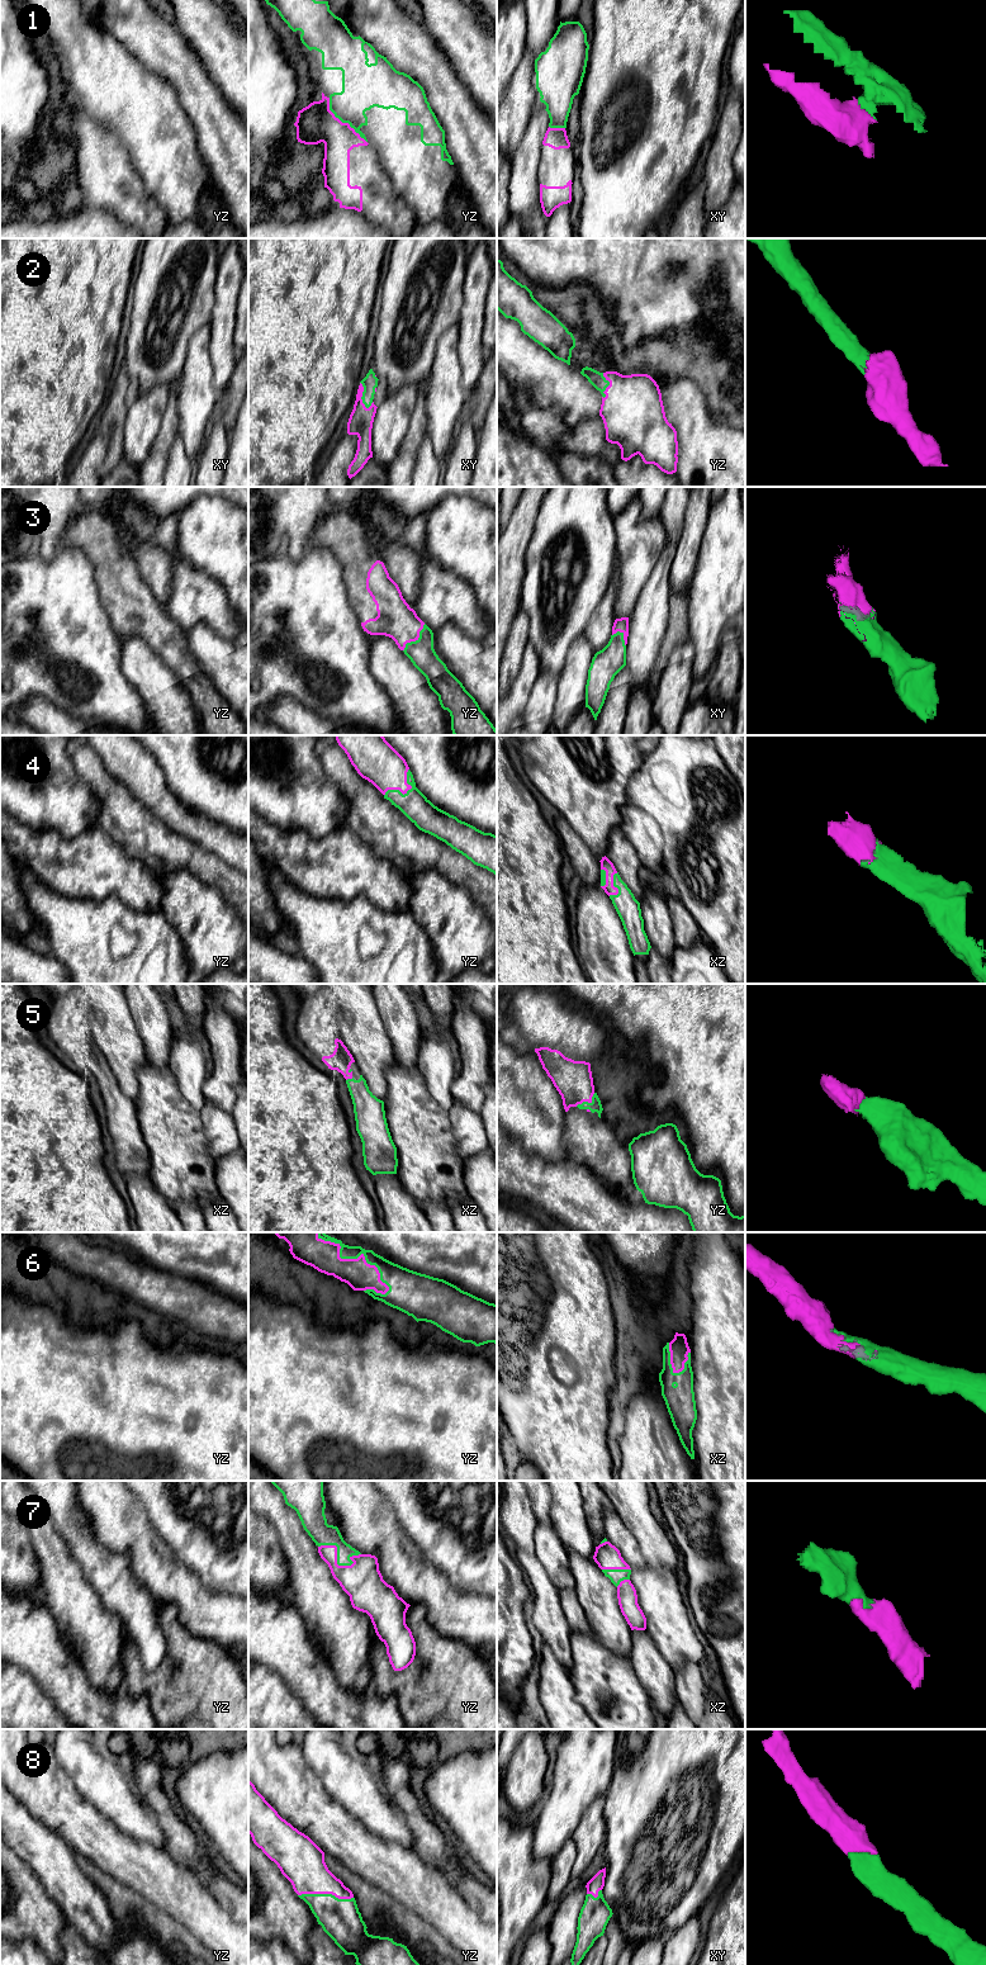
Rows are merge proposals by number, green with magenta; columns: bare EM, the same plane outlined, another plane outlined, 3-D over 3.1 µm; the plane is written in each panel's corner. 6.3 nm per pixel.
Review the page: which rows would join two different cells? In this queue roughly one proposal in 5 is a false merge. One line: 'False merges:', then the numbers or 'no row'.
False merges: 1

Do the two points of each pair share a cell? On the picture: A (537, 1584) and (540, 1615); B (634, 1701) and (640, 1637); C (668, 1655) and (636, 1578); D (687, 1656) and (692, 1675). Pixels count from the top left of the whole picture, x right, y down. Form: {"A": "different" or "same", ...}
{"A": "same", "B": "different", "C": "same", "D": "different"}

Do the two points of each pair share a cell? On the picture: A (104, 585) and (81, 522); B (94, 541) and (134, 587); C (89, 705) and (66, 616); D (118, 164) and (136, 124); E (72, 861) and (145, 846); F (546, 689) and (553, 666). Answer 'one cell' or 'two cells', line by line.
A: one cell
B: one cell
C: one cell
D: two cells
E: two cells
F: two cells

